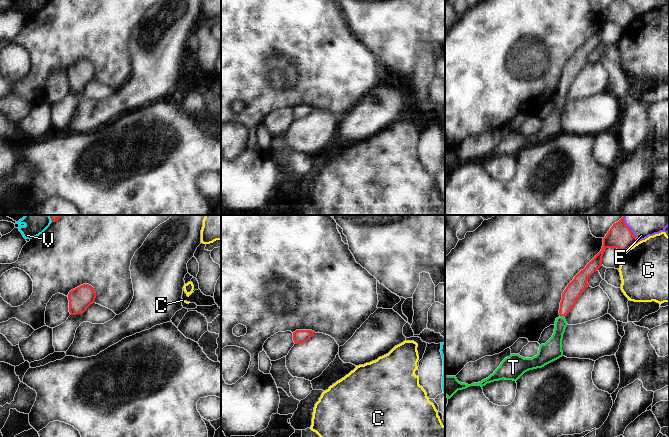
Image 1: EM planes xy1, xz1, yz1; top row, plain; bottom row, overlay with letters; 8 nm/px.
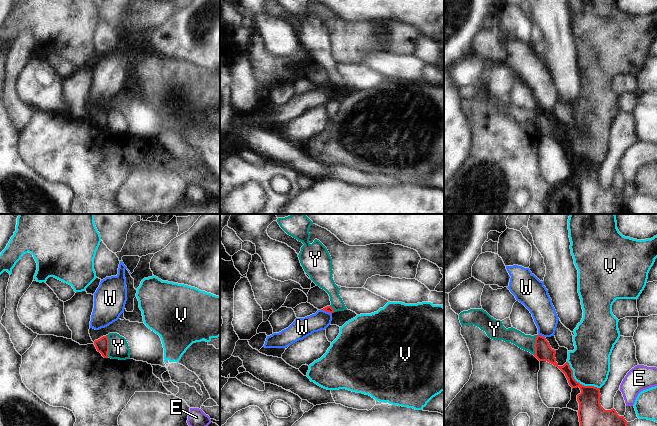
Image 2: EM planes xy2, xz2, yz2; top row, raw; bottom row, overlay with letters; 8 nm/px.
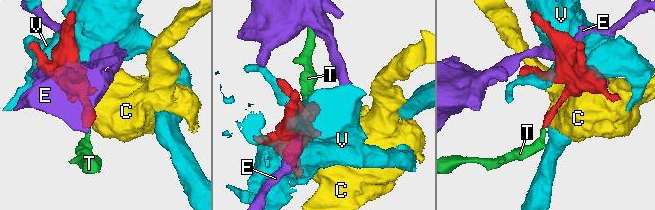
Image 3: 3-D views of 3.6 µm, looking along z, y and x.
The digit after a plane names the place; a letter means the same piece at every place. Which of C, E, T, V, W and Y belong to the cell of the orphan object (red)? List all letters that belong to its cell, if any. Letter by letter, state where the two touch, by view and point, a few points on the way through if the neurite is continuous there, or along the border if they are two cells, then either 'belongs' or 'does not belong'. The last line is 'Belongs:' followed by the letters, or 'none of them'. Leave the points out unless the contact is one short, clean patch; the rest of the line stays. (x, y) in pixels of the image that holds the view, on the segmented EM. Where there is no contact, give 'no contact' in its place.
C: yz1 (631, 246) | along yz1 (638, 242), (624, 252) | does not belong
E: yz1 (629, 228) | along yz1 (623, 215), (625, 224), (638, 241) | does not belong
T: yz1 (562, 315) | across yz1 (575, 288), (569, 297), (562, 315), (560, 329), (554, 345) | belongs
V: yz2 (578, 382) | does not belong
W: yz2 (540, 335) | along yz2 (538, 334), (544, 337) | does not belong
Y: xy2 (108, 346) | along xy2 (106, 335), (108, 339), (108, 356) | does not belong
Belongs: T

